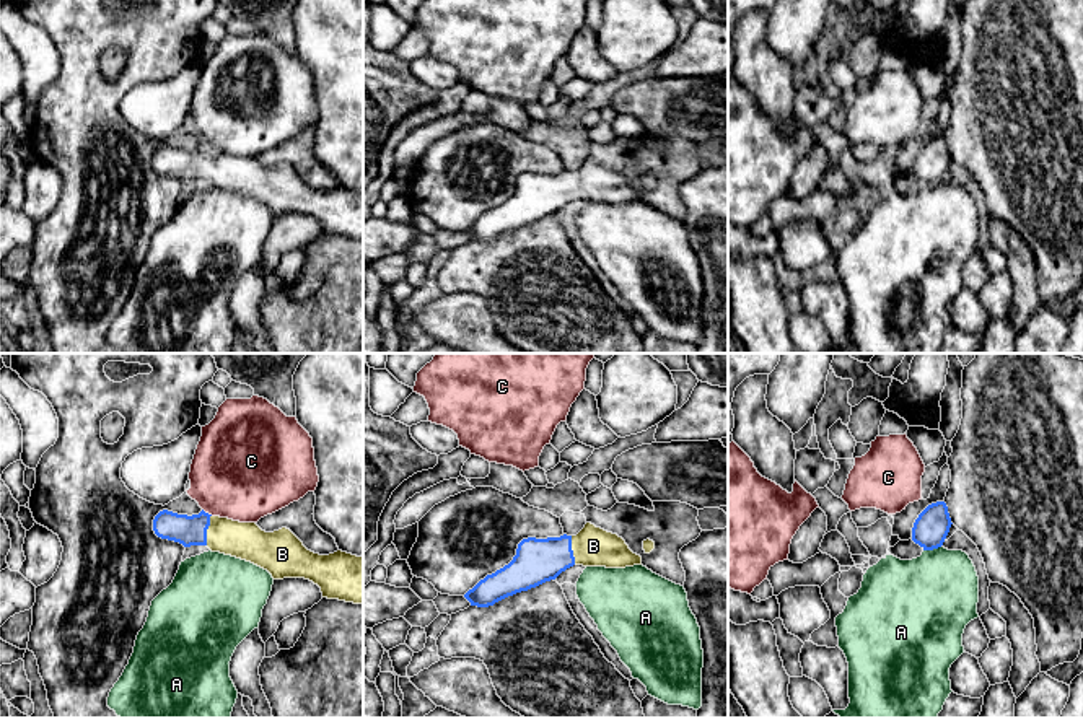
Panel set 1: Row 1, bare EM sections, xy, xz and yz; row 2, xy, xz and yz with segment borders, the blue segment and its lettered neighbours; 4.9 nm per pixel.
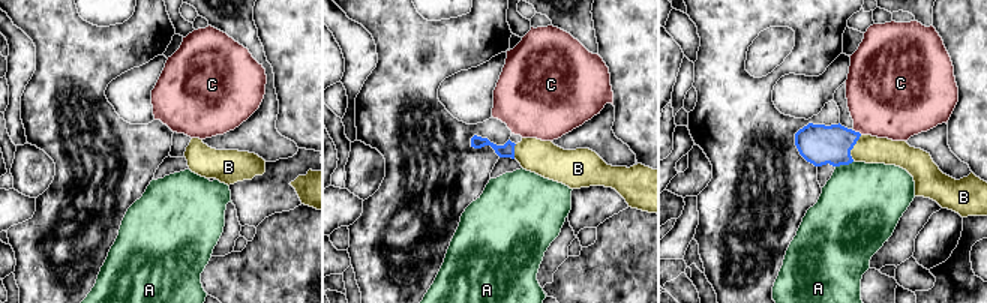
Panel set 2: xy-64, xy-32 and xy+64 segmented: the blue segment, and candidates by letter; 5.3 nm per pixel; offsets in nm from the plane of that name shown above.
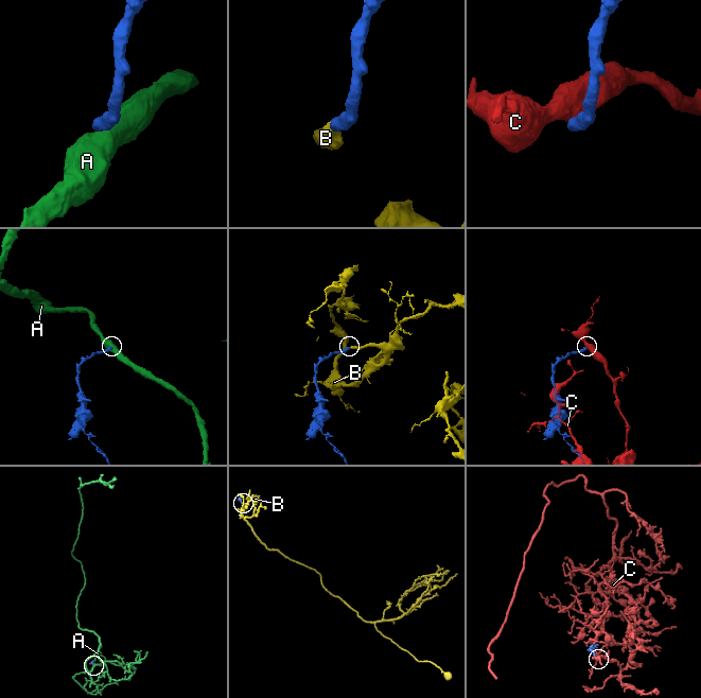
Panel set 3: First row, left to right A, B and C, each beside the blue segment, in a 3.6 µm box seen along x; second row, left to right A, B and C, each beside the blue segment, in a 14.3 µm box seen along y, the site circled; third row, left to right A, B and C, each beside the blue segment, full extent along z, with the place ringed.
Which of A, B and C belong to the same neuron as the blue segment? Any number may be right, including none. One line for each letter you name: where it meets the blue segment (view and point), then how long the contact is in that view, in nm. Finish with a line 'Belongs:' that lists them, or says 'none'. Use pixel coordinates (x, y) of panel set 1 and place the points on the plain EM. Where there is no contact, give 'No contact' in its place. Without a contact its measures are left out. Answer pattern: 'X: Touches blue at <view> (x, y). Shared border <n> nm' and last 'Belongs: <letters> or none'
B: Touches blue at xy (207, 163). Shared border 150 nm
Belongs: B

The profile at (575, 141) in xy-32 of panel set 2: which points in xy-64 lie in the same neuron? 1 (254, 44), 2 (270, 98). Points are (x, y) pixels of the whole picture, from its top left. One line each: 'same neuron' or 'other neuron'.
1: same neuron
2: same neuron

